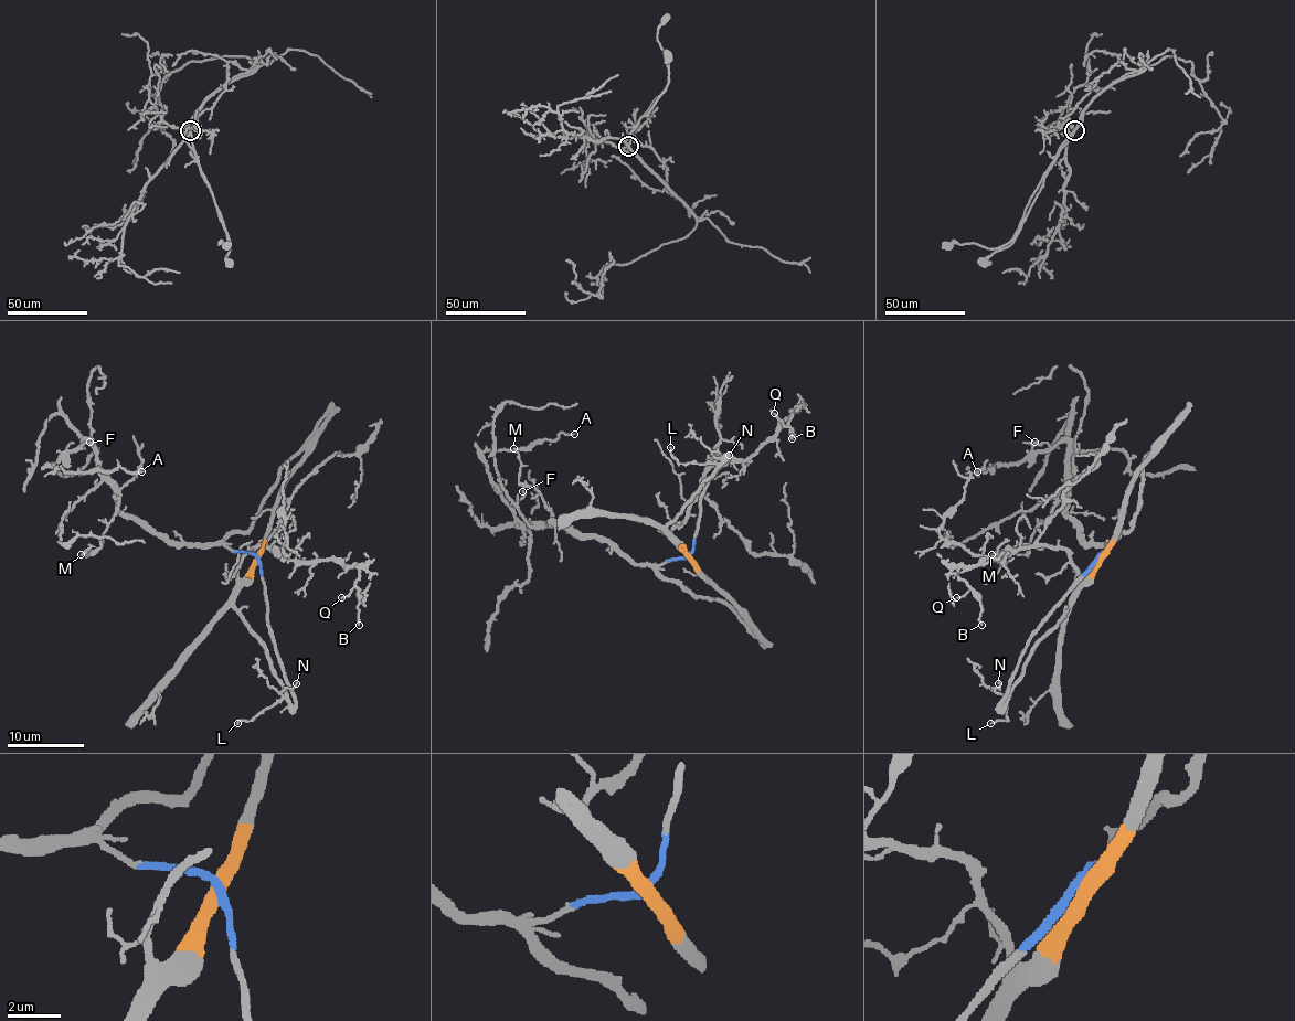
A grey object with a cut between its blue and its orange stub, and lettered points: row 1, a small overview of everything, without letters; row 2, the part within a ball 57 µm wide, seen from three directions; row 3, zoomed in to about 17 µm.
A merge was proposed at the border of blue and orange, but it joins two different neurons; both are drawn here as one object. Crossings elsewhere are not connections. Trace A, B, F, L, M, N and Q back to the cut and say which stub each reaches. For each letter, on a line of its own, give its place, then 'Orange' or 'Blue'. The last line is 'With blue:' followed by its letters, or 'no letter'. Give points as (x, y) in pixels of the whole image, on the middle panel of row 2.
A: Place: (574, 434). Blue
B: Place: (792, 438). Orange
F: Place: (522, 491). Blue
L: Place: (670, 447). Orange
M: Place: (513, 448). Blue
N: Place: (729, 455). Orange
Q: Place: (774, 413). Orange
With blue: A, F, M

